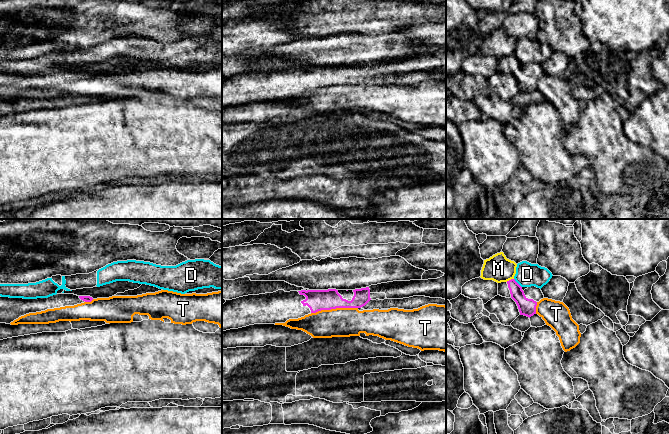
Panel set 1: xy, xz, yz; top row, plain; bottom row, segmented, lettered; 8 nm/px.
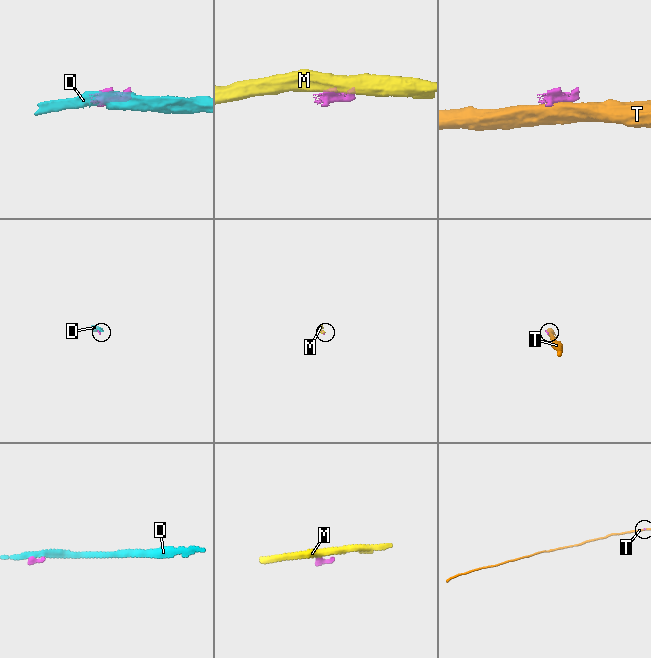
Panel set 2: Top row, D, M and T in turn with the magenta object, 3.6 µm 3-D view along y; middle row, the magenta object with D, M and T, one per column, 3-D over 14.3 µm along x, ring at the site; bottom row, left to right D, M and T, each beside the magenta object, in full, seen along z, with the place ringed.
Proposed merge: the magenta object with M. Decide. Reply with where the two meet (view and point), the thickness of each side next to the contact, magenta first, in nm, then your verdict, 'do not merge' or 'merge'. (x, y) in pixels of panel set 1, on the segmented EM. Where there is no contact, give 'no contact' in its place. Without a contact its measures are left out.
yz (509, 280) | 130/220 nm | do not merge

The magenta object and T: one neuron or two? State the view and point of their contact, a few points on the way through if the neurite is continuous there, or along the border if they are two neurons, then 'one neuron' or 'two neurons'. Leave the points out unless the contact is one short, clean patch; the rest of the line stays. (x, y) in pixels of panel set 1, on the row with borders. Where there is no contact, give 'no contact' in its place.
xz (334, 308) | along xz (357, 307), (336, 307), (321, 309), (311, 313) | two neurons

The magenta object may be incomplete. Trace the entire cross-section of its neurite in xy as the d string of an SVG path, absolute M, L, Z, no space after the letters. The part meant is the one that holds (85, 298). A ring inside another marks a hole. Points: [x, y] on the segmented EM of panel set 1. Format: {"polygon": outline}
{"polygon": "M56 294L48 298L23 299L0 296L0 323L10 324L14 320L29 313L45 311L47 309L74 306L84 302L91 302L90 296L74 294Z"}

